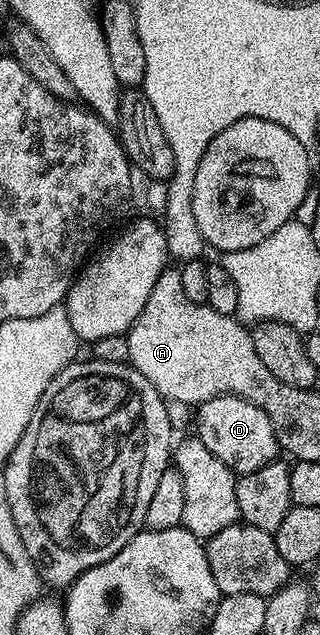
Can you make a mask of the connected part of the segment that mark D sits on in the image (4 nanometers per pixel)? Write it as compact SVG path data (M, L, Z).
M217 396L197 405L196 412L197 438L233 473L260 470L260 466L271 464L279 455L278 439L272 430L272 422L268 422L268 414L252 406L252 402L238 396Z

